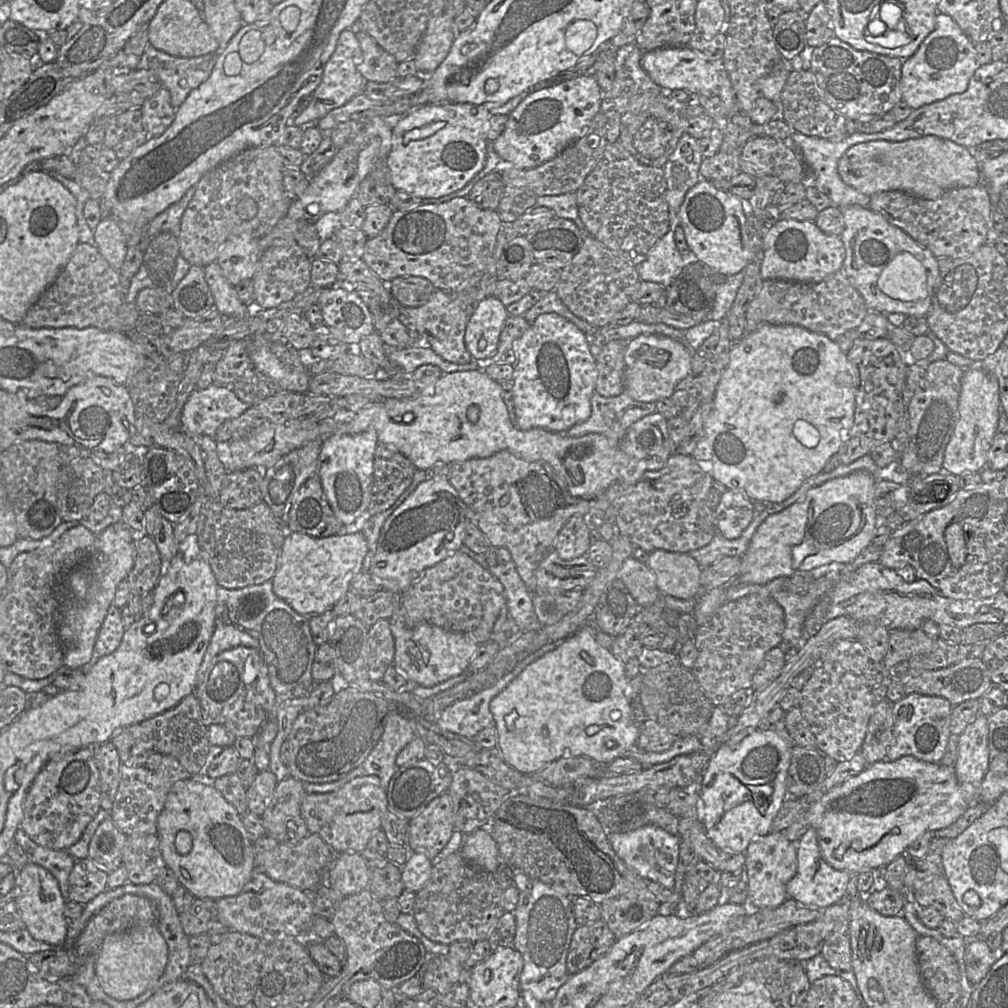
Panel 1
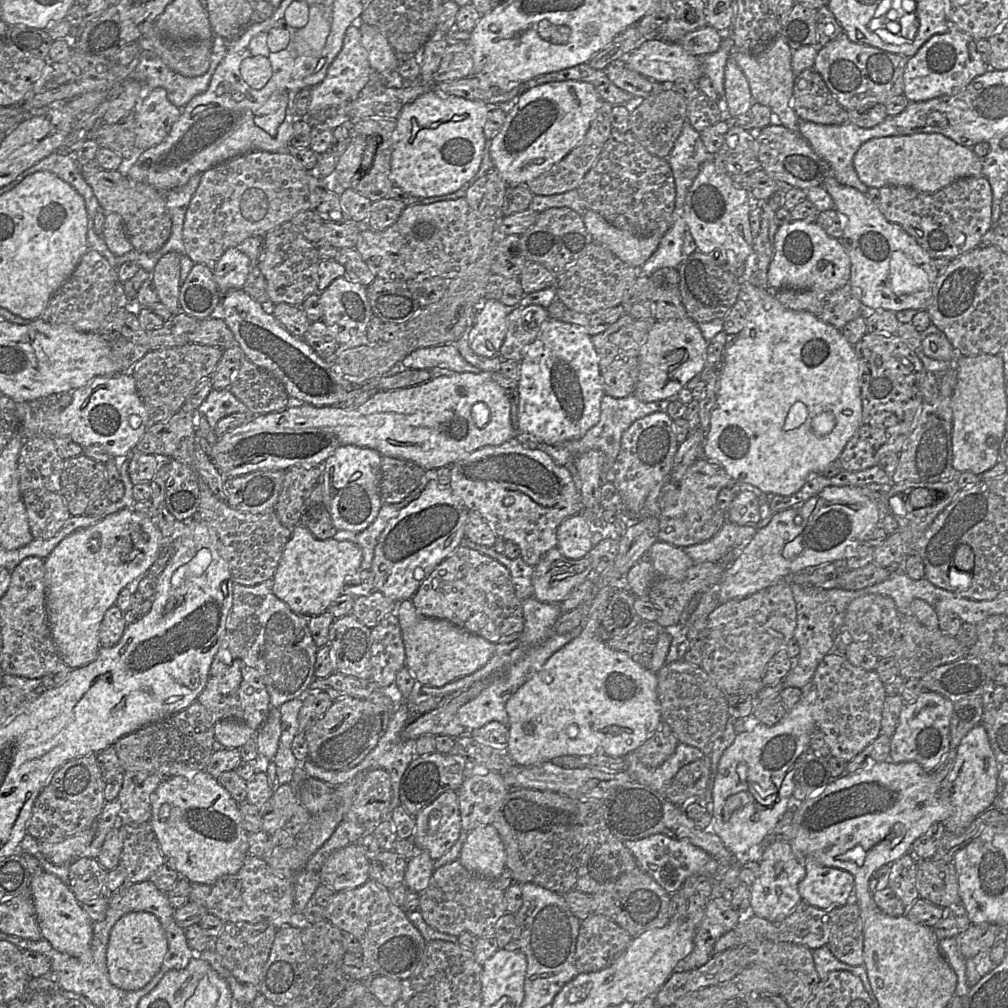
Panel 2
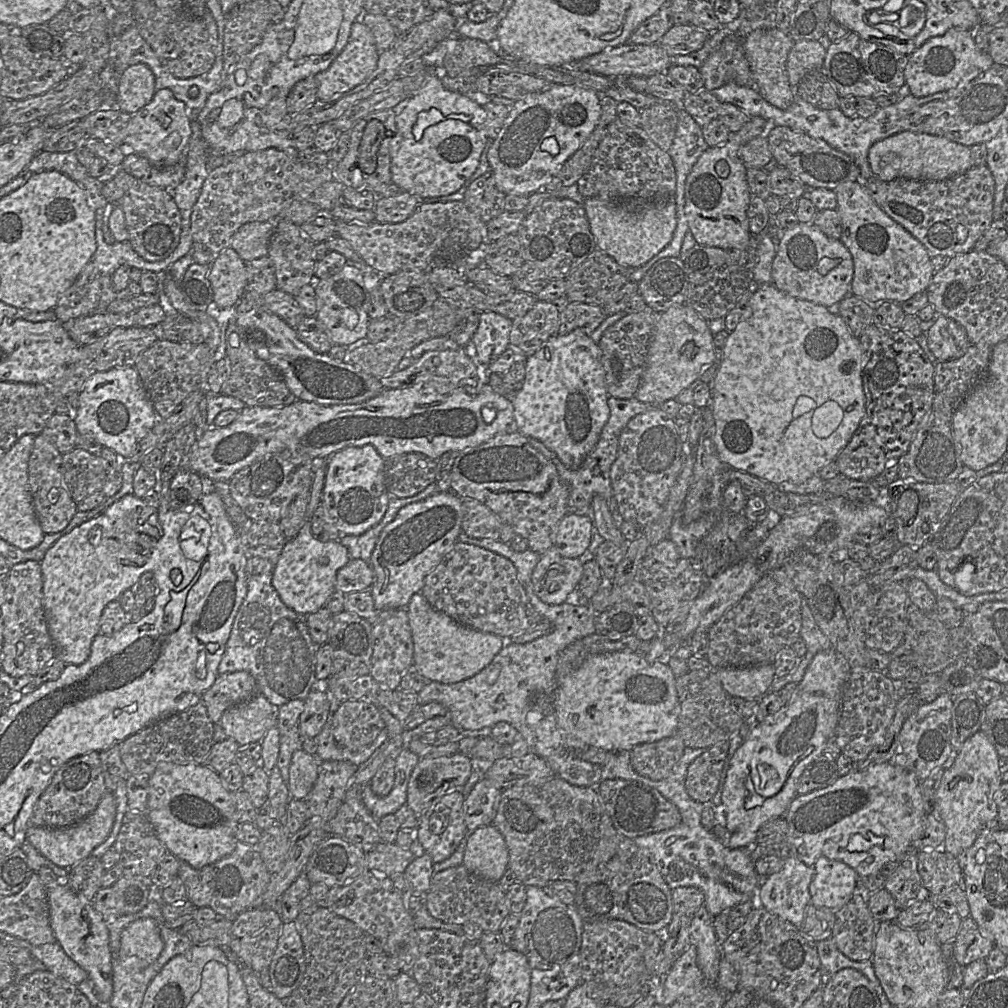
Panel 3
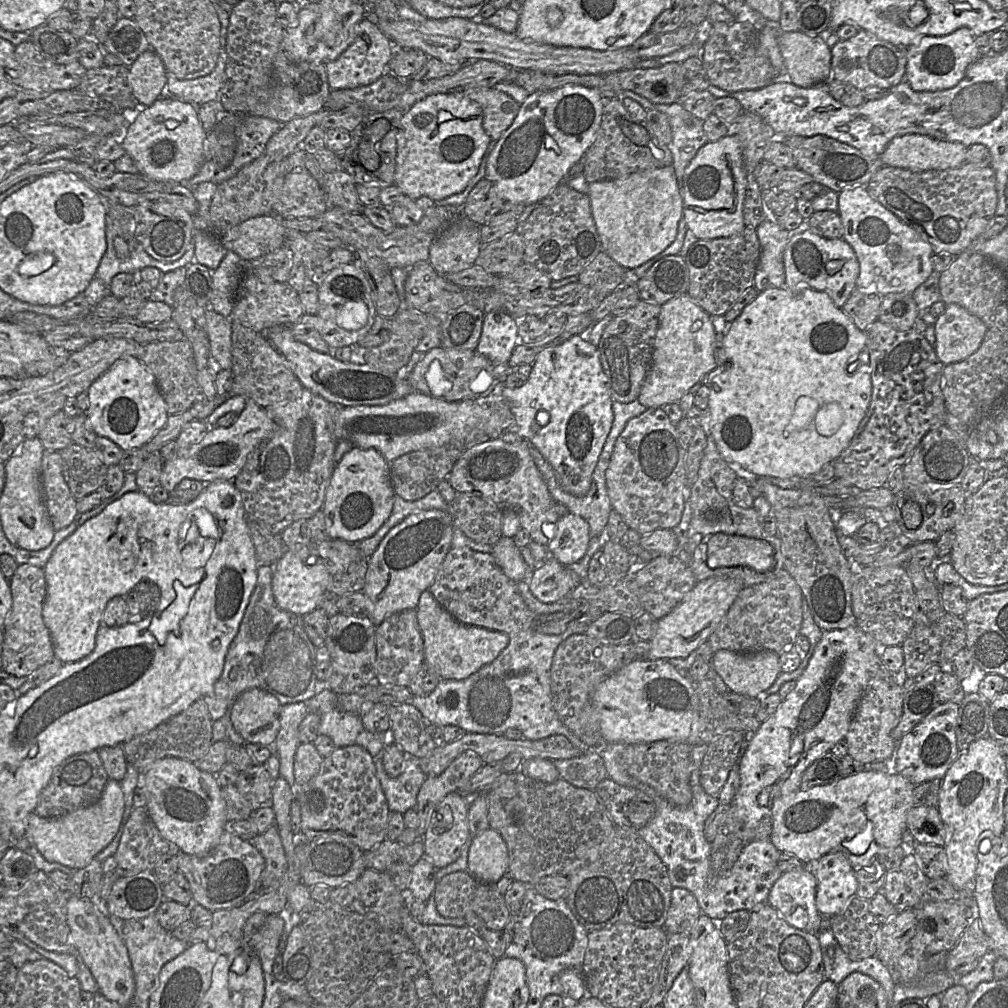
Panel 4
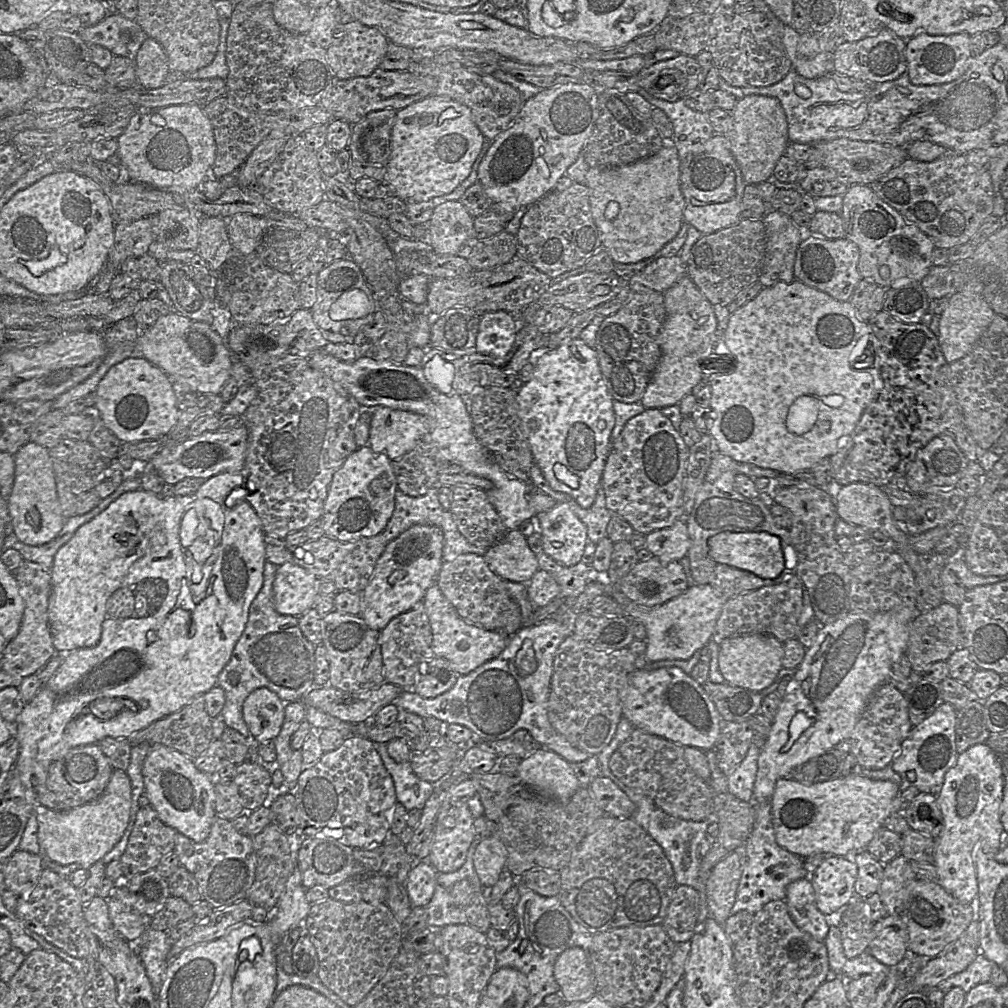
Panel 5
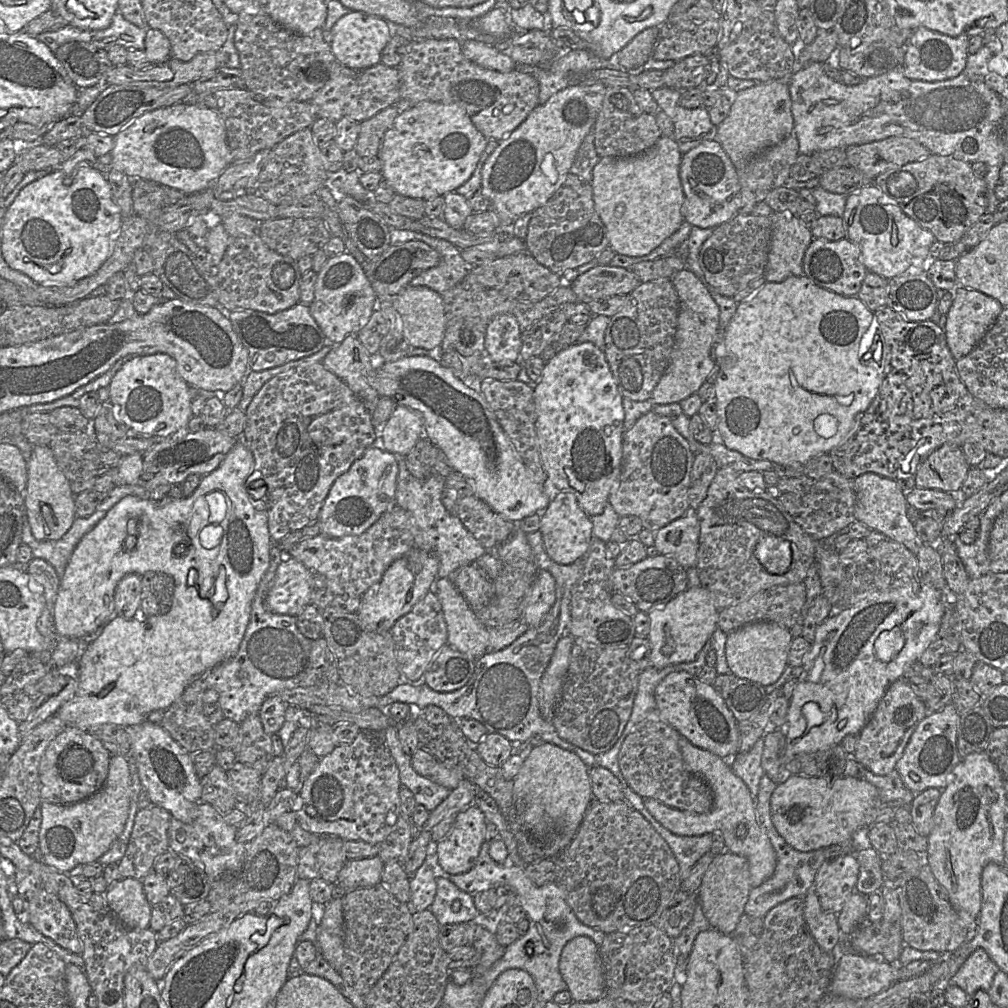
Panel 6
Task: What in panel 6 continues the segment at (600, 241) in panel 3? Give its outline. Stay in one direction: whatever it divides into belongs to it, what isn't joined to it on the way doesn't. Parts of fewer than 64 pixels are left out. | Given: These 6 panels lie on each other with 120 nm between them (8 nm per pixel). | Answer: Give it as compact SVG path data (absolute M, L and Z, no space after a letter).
M662 135L651 148L640 154L625 158L603 157L594 166L590 183L593 201L605 226L609 246L615 253L632 257L647 255L684 222L682 206L685 195L679 174L682 155L674 138Z

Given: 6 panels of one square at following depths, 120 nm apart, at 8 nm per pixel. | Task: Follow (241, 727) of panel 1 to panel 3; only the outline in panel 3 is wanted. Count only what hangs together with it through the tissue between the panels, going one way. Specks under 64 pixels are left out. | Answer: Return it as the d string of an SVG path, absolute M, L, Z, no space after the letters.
M246 671L219 674L213 685L202 695L201 701L214 724L228 708L248 701L259 694L256 680Z

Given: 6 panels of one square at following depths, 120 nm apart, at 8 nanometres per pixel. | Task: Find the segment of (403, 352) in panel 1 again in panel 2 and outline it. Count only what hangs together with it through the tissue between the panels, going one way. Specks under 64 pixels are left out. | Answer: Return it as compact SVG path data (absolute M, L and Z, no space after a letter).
M453 344L423 347L414 350L401 362L408 369L427 369L441 367L455 372L480 374L478 367L467 362Z

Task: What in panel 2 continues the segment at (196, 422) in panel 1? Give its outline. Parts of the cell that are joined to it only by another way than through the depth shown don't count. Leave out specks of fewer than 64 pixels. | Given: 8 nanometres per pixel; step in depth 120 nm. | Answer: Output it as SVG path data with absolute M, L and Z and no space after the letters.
M212 389L197 409L197 413L203 415L213 429L221 418L232 413L244 413L247 411L247 406L229 389Z

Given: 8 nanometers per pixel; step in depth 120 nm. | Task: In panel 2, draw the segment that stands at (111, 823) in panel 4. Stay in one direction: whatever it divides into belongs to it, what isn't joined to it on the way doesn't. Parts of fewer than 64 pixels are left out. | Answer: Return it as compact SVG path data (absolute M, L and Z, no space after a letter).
M92 826L59 843L38 842L43 855L55 865L70 864L83 857L83 850L93 841L96 827Z

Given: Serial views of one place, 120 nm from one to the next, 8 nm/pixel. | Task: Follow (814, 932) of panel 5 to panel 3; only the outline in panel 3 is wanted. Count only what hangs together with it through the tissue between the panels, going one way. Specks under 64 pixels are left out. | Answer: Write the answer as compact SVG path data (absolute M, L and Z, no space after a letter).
M790 853L783 860L781 870L763 878L758 904L799 928L810 904L809 884L814 869Z

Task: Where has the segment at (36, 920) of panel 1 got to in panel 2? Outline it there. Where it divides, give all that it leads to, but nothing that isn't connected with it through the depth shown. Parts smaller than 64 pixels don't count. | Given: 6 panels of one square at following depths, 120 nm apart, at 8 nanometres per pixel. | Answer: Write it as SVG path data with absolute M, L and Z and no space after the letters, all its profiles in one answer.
M45 871L32 875L29 888L33 897L42 938L52 947L70 956L79 957L90 950L94 922L82 909L66 883Z

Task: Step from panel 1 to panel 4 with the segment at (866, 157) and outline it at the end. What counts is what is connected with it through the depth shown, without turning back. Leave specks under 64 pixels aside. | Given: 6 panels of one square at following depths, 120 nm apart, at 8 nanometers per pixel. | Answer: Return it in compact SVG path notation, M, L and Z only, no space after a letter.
M906 134L890 141L880 155L883 166L921 172L956 168L966 162L966 149L959 142L941 141L920 134Z

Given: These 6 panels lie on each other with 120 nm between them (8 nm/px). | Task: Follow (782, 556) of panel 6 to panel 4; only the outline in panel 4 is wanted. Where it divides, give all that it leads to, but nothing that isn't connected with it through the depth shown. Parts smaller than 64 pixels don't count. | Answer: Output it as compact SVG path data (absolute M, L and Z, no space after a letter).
M719 532L708 541L707 564L711 569L746 566L767 572L775 565L775 549L766 540Z

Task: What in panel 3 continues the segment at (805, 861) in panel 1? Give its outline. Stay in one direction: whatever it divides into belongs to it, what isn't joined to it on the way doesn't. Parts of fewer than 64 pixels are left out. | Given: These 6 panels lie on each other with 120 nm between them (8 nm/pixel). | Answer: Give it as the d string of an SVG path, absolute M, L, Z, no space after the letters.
M819 857L812 867L814 875L809 884L809 894L810 903L814 906L835 912L841 909L858 892L858 875L853 868L844 862Z

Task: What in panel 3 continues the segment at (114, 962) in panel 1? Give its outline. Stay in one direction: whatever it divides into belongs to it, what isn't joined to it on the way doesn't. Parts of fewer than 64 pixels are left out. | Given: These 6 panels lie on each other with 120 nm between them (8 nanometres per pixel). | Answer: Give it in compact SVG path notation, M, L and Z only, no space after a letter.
M149 917L131 922L120 937L120 956L124 965L145 968L154 962L163 949L157 922Z

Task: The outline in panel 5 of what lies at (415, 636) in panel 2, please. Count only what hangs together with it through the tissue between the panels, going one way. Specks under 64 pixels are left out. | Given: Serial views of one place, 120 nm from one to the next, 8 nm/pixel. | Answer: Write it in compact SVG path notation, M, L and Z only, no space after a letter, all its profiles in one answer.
M436 583L427 589L422 602L432 629L434 657L448 660L452 668L460 675L468 674L485 662L497 657L511 637L503 631L487 630L463 619Z

